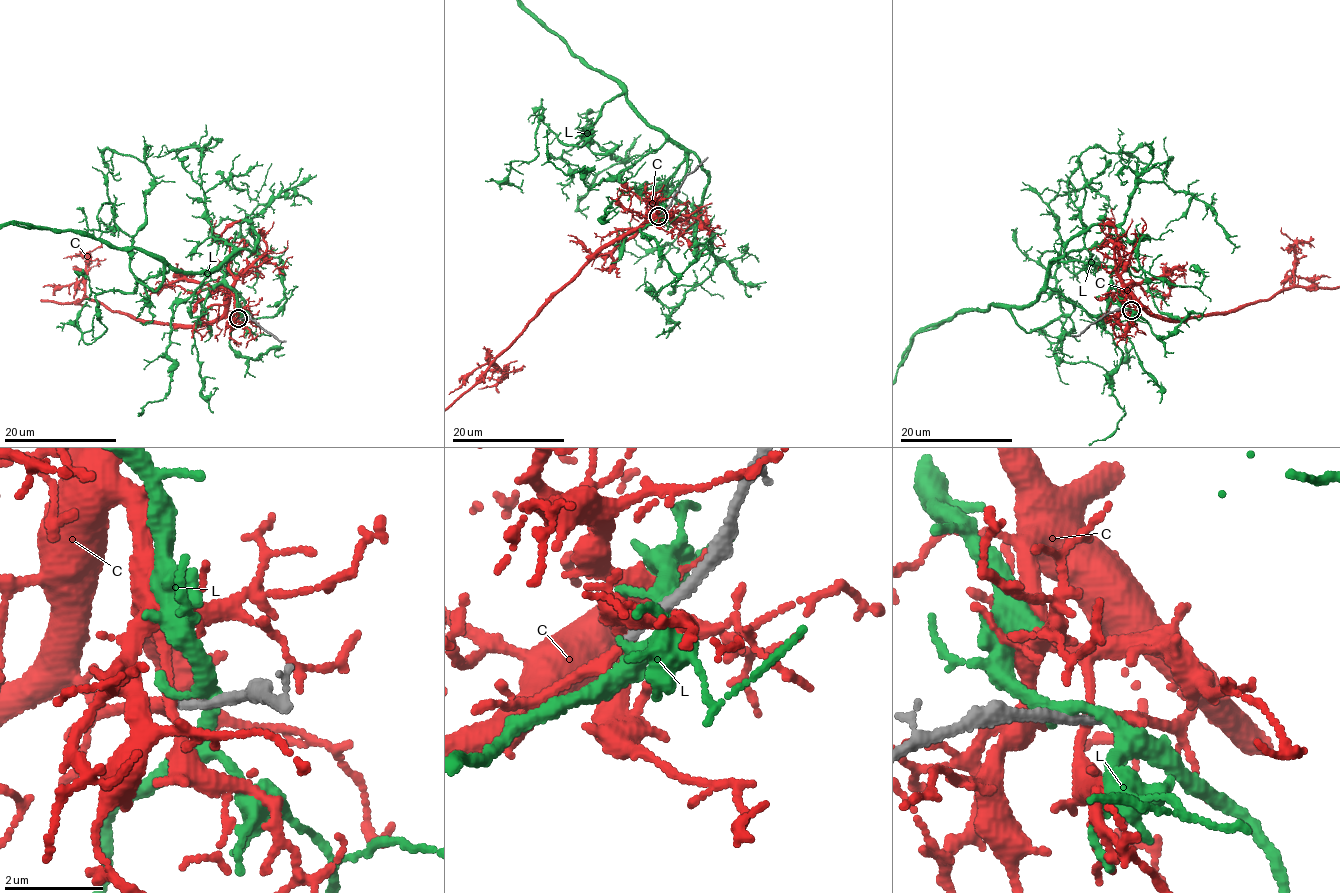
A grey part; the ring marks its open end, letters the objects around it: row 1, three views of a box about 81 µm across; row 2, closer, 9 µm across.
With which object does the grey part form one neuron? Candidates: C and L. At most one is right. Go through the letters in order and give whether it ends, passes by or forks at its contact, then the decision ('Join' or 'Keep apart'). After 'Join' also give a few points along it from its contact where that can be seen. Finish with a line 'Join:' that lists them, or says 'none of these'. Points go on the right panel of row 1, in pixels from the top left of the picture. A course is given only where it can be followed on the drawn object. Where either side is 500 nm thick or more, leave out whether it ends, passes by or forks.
C: It forks there. Join
L: It forks there. Keep apart
Join: C

